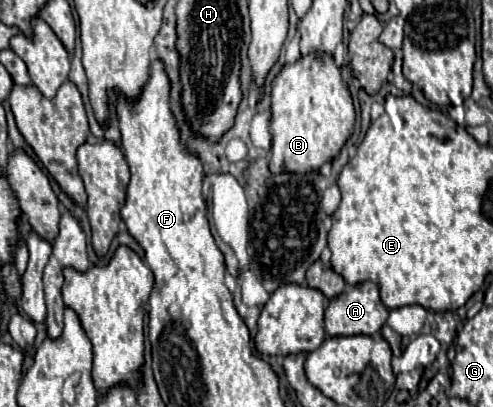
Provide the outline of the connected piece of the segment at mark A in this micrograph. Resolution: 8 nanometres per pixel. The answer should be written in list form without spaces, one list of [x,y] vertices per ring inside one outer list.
[[[372,281],[346,289],[342,295],[338,295],[338,299],[332,299],[324,311],[324,327],[326,327],[326,335],[330,337],[336,337],[336,335],[376,337],[380,335],[380,329],[386,323],[386,319],[388,319],[388,309],[382,305],[378,297],[378,287]]]

